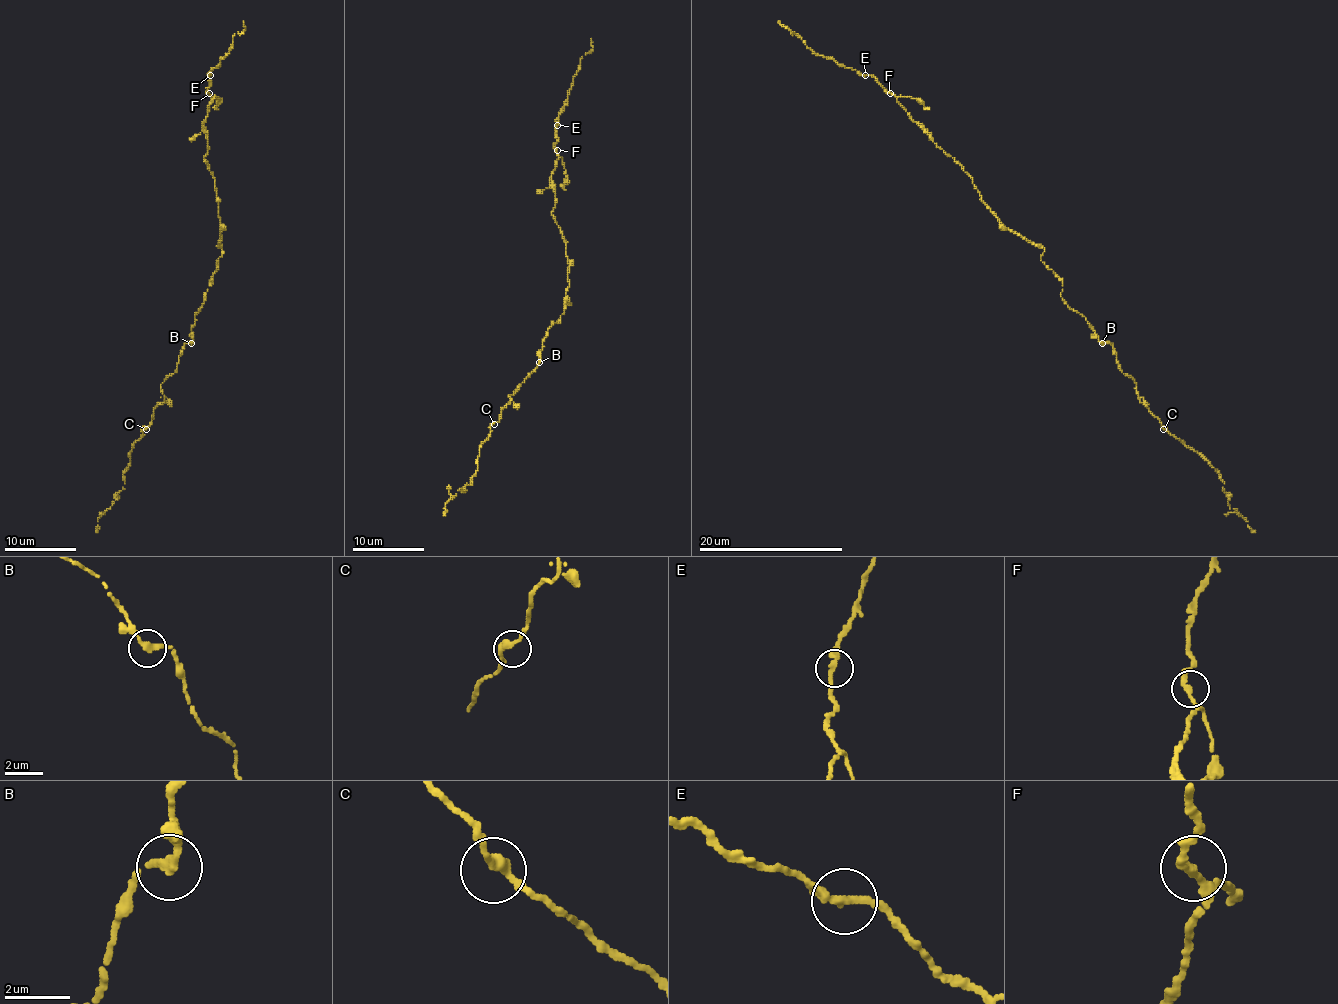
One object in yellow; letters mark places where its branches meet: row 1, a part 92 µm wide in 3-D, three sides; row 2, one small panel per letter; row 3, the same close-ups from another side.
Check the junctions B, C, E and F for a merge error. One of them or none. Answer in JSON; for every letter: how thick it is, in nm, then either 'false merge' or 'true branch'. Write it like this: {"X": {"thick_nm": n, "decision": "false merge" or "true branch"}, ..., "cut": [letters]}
{"B": {"thick_nm": 280, "decision": "true branch"}, "C": {"thick_nm": 280, "decision": "true branch"}, "E": {"thick_nm": 280, "decision": "true branch"}, "F": {"thick_nm": 280, "decision": "true branch"}, "cut": []}

